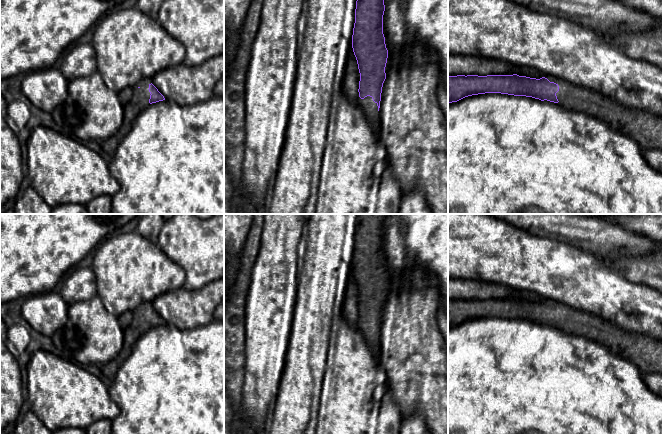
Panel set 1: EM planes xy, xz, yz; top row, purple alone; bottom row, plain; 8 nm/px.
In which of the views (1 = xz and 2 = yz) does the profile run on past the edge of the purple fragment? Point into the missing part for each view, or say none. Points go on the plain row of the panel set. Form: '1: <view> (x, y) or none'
1: xz (369, 331)
2: yz (645, 352)

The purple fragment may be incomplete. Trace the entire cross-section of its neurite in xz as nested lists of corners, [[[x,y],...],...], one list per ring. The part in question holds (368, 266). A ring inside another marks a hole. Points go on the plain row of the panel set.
[[[358,214],[352,272],[359,301],[358,330],[379,358],[381,317],[388,274],[383,258],[384,223],[388,214]]]

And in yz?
[[[517,298],[448,300],[448,328],[485,317],[554,326],[565,334],[605,345],[614,354],[634,363],[643,377],[650,373],[662,374],[662,340],[627,332],[599,316],[578,311],[555,300],[546,299],[540,303]]]

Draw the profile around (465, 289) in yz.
[[[448,278],[448,300],[513,298],[536,303],[546,302],[546,298],[531,291],[520,291],[502,284],[487,281]]]

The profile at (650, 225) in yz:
[[[662,214],[601,215],[600,219],[662,243]]]

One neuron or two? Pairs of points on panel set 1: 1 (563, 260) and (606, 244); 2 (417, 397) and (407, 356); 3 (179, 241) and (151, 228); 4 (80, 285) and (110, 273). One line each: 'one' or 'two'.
1: two
2: one
3: two
4: two

